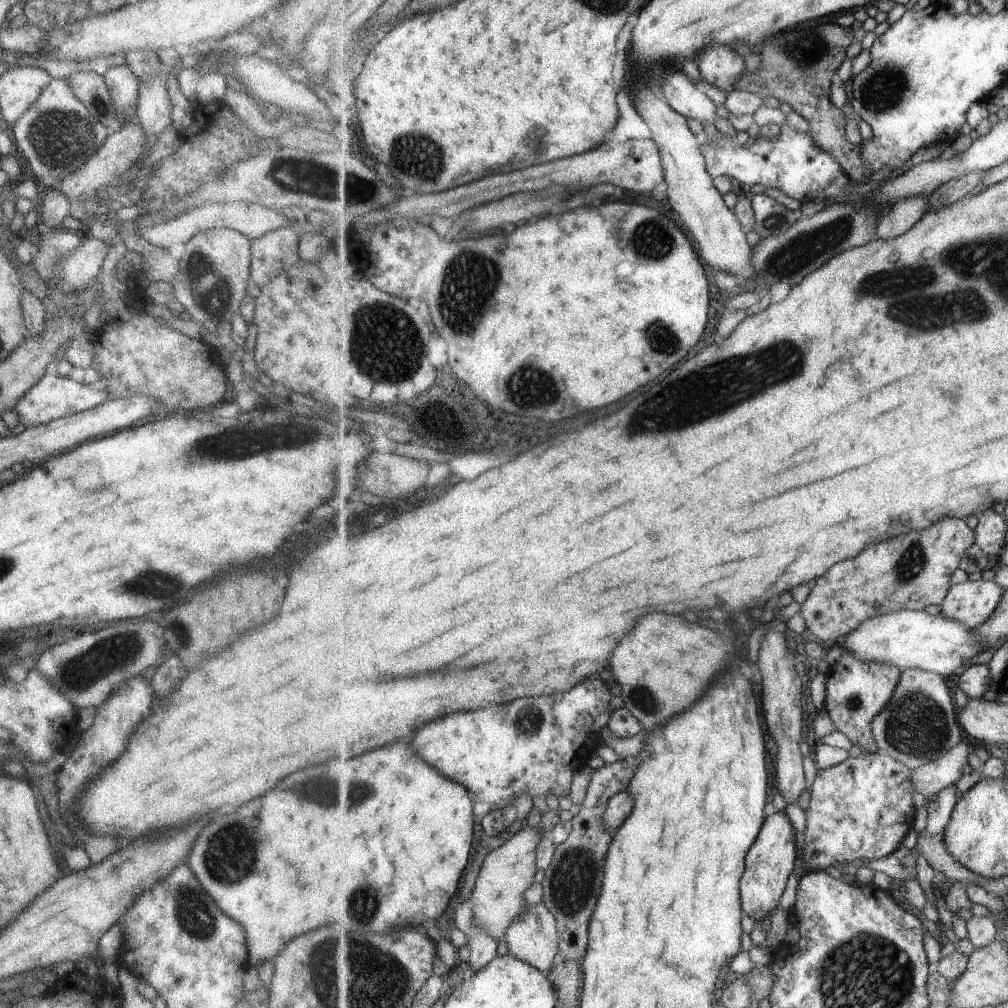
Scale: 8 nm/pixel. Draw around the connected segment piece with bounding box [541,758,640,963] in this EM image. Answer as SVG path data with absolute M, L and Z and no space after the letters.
M629 758L629 764L627 764L625 759L614 763L605 762L600 769L594 772L586 788L586 796L583 804L580 806L579 814L571 819L574 826L573 832L564 843L561 843L556 848L553 862L545 870L545 877L541 882L543 886L542 901L554 912L560 932L561 950L559 950L559 954L556 956L555 963L560 963L567 959L582 960L587 954L590 946L590 922L598 906L599 897L602 895L606 858L613 846L615 833L618 831L618 829L610 831L606 827L604 815L610 800L617 793L628 790L639 766L637 758Z

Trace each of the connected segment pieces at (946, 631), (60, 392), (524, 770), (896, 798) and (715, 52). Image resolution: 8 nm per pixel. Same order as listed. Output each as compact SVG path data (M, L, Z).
M902 610L862 622L839 644L843 652L847 651L862 661L890 664L899 667L902 672L921 669L948 677L961 664L987 650L974 630L948 619L942 612L932 616L925 611Z
M45 373L15 401L13 409L15 409L18 418L19 428L23 428L42 425L50 420L93 408L105 400L106 392L102 390L92 389L89 385L78 383L69 379L69 377Z
M606 675L601 677L589 678L575 687L575 690L567 692L565 696L543 696L543 698L523 698L523 700L515 700L511 704L503 704L503 712L501 706L499 708L487 708L487 710L477 710L477 712L457 712L455 716L447 716L447 720L439 720L439 724L429 724L427 728L423 728L423 732L417 734L417 738L409 744L411 750L415 750L421 758L436 768L440 773L445 776L461 783L470 792L470 797L475 799L475 802L486 802L491 810L504 809L509 806L515 799L521 795L528 793L533 798L541 797L547 798L554 794L556 798L567 796L571 794L571 782L575 772L583 770L589 764L591 756L600 745L600 733L605 726L610 723L611 717L615 714L615 695L611 693L611 680Z
M885 752L863 753L849 757L845 762L828 769L818 769L811 786L811 800L807 807L805 845L803 859L810 867L823 870L843 862L853 863L856 860L878 859L888 857L902 846L905 836L915 822L916 786L912 781L913 770L906 764Z
M714 43L702 52L696 60L703 78L713 86L720 88L727 96L732 93L747 72L745 58L729 46Z

